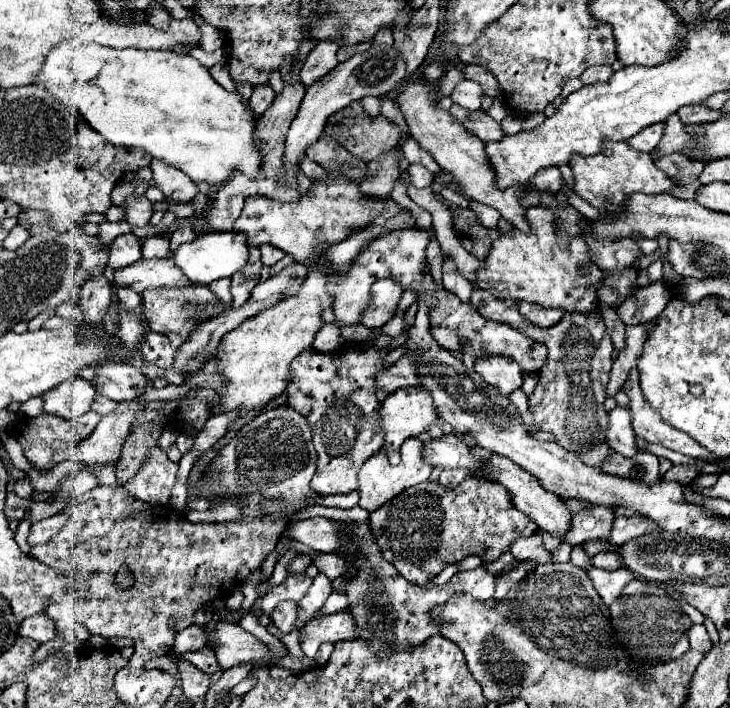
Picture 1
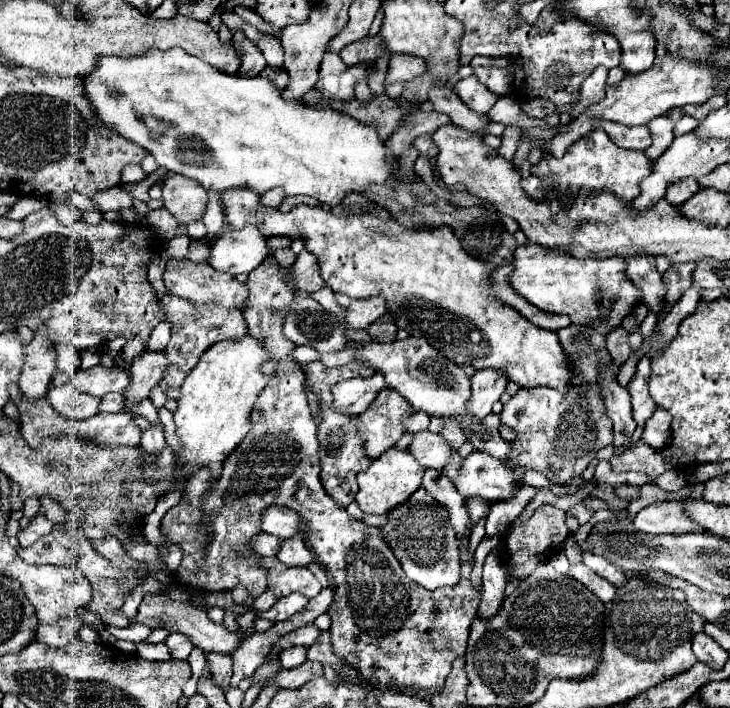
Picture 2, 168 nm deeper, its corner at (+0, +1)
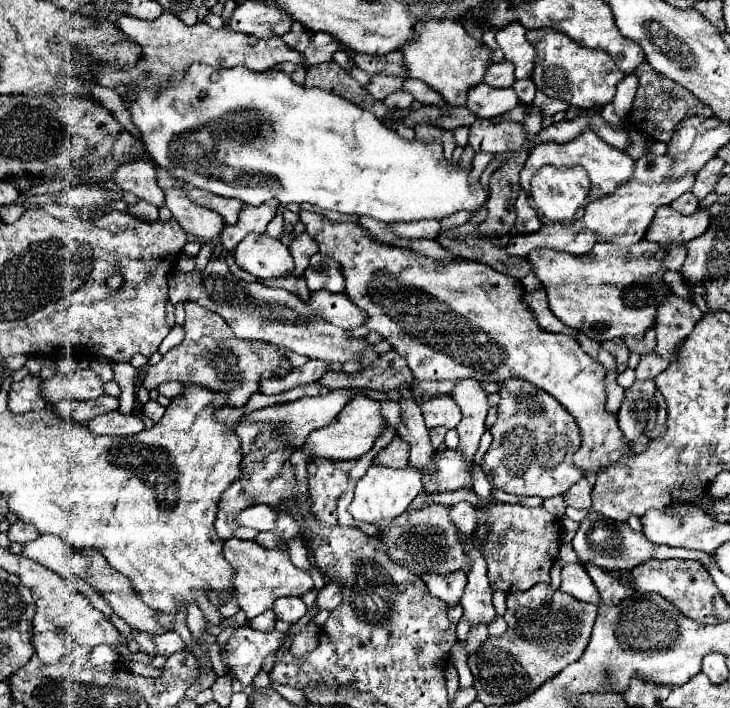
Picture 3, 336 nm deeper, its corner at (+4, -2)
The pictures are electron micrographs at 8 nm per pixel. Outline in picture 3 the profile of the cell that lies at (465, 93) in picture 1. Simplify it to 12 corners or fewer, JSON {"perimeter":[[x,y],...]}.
{"perimeter":[[480,83],[468,91],[466,107],[492,119],[520,105],[512,87]]}

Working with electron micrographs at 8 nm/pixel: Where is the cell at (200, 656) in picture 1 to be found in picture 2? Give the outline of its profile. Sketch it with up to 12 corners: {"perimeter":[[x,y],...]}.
{"perimeter":[[206,654],[206,668],[224,691],[230,686],[232,660]]}

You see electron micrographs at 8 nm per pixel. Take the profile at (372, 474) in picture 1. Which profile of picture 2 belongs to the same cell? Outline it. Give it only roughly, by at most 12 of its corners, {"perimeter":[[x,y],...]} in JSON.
{"perimeter":[[392,448],[358,474],[362,512],[386,514],[420,488],[424,468]]}

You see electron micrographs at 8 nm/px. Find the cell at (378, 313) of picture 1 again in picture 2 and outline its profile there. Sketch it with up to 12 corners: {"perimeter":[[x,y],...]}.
{"perimeter":[[338,296],[346,324],[366,330],[386,310],[386,300]]}

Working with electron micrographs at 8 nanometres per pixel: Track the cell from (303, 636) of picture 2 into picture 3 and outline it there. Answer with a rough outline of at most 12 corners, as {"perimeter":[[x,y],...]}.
{"perimeter":[[238,627],[224,663],[244,687],[282,643],[282,633]]}

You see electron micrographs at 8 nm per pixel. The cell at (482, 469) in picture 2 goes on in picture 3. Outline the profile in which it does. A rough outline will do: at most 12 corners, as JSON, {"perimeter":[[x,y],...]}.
{"perimeter":[[454,449],[436,451],[438,477],[424,493],[472,489],[472,465]]}

